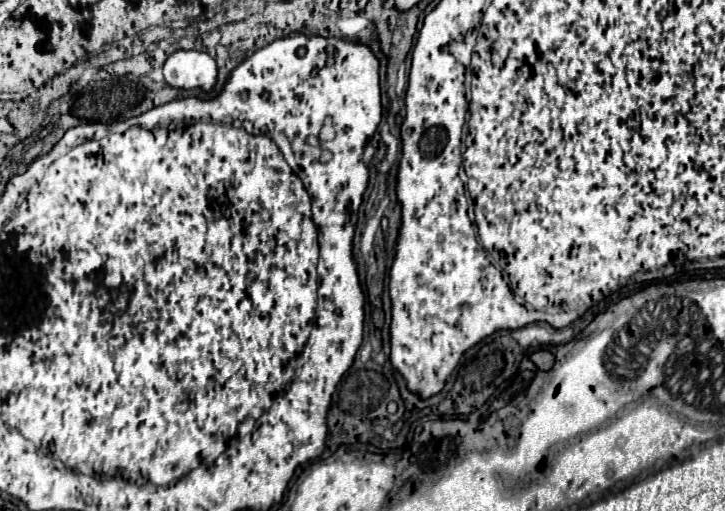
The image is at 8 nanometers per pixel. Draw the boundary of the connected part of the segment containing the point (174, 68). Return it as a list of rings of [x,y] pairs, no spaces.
[[[175,50],[163,64],[167,84],[175,88],[203,88],[209,92],[215,86],[215,60],[201,50]]]

